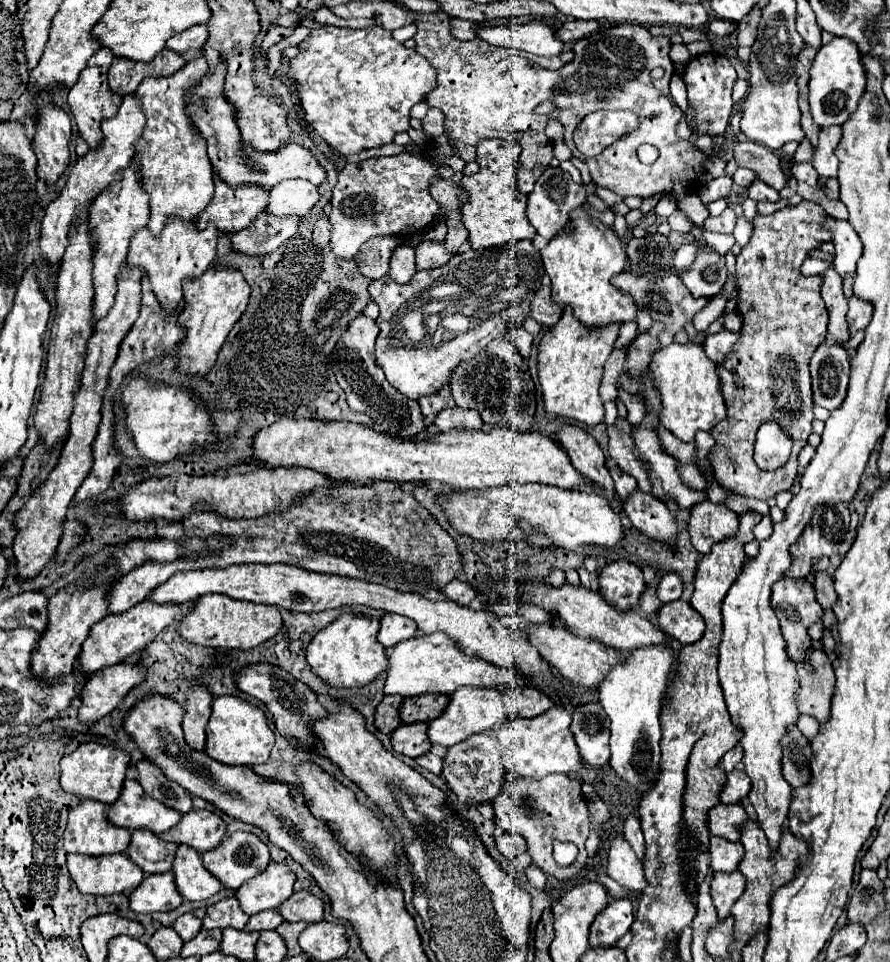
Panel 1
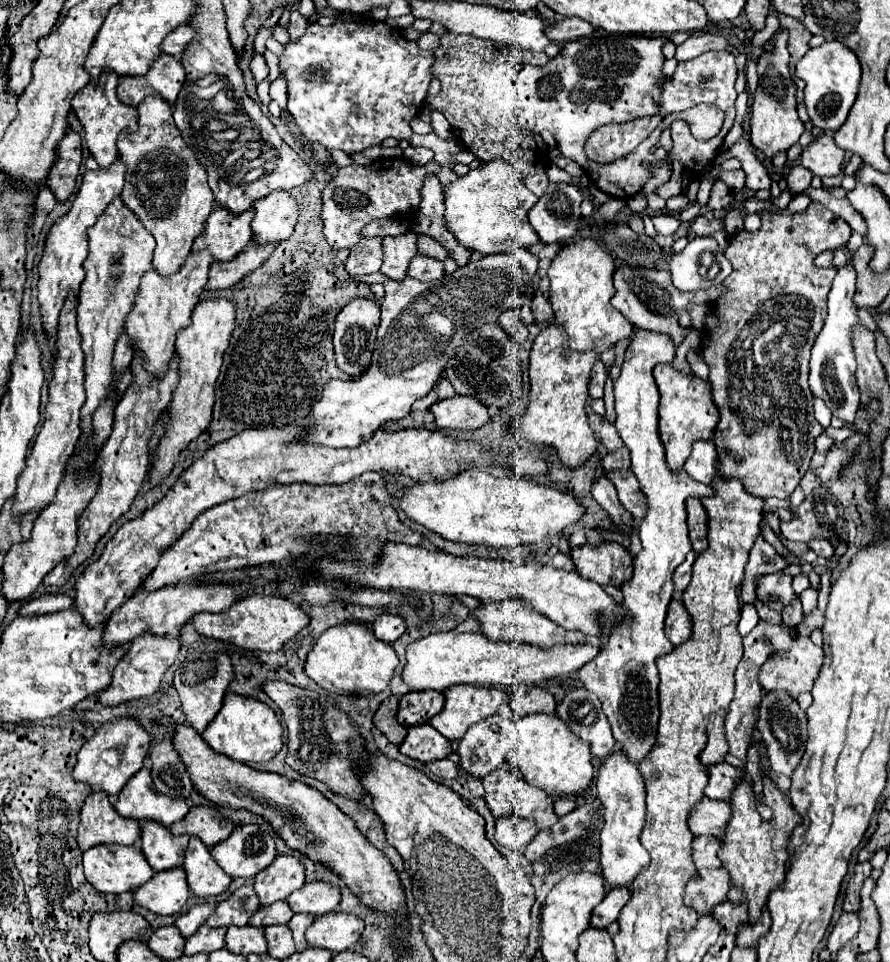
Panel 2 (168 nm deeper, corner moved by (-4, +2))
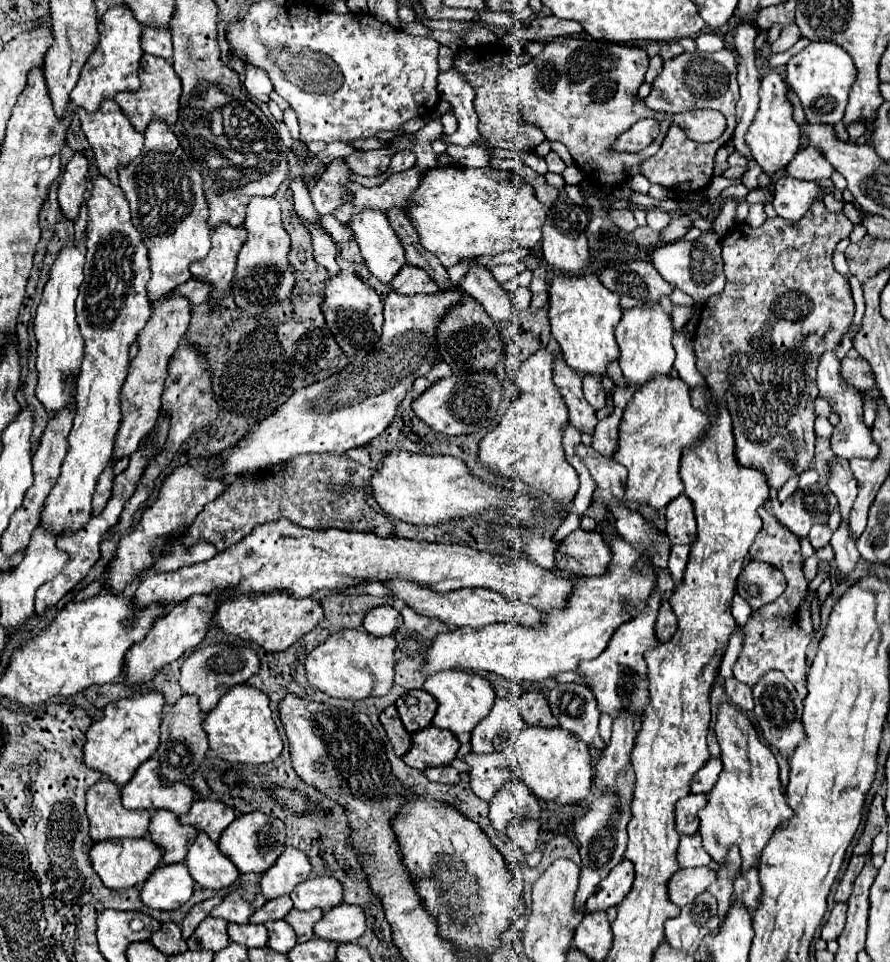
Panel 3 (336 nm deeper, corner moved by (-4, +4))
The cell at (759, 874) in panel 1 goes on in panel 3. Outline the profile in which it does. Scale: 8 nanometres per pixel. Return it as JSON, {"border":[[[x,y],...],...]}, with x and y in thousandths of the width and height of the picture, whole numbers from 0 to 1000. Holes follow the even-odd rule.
{"border":[[[812,730],[806,738],[803,765],[810,778],[812,800],[806,815],[794,823],[794,836],[785,842],[785,869],[797,890],[812,898],[817,881],[828,877],[833,881],[833,902],[842,904],[853,898],[855,884],[864,875],[871,861],[891,848],[884,838],[882,825],[875,813],[875,796],[864,773],[855,771],[842,746],[821,730]]]}

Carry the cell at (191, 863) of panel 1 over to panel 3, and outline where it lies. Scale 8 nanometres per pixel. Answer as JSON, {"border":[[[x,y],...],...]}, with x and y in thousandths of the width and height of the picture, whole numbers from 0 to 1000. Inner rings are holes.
{"border":[[[224,865],[221,873],[212,881],[212,888],[208,892],[208,898],[212,900],[212,909],[221,919],[237,925],[248,925],[260,921],[269,913],[269,904],[260,894],[255,894],[253,888],[248,888],[246,879],[233,871],[233,867]]]}

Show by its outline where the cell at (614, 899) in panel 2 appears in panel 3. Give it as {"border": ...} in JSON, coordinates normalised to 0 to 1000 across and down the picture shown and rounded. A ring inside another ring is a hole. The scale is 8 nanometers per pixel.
{"border":[[[698,894],[684,911],[673,919],[673,925],[664,929],[664,933],[657,940],[657,946],[671,948],[671,946],[682,946],[687,942],[693,942],[709,925],[711,919],[711,900],[707,894]]]}

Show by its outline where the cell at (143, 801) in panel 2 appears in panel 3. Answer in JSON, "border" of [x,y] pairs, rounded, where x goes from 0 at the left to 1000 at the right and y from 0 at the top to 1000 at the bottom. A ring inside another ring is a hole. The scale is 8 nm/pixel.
{"border":[[[170,786],[165,792],[161,792],[161,796],[156,796],[147,813],[143,813],[136,821],[136,825],[138,838],[145,842],[185,840],[201,848],[210,846],[215,836],[219,834],[219,823],[215,821],[215,817],[210,817],[208,813],[192,815],[183,811],[183,807],[179,805],[176,786]]]}

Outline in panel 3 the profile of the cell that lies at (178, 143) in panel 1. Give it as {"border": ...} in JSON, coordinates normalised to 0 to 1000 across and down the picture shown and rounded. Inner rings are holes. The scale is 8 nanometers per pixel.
{"border":[[[170,127],[163,137],[163,152],[161,160],[147,168],[147,173],[134,175],[134,193],[147,216],[147,231],[158,241],[161,254],[167,260],[167,274],[170,274],[170,291],[165,295],[165,310],[170,314],[183,310],[201,295],[215,289],[212,277],[215,272],[226,272],[235,264],[237,256],[237,237],[233,233],[233,208],[228,202],[228,185],[221,177],[217,177],[215,168],[210,166],[201,146],[185,131],[185,127]]]}

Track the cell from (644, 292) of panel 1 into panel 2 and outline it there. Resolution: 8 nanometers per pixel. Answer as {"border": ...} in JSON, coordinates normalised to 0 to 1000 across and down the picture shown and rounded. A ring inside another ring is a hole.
{"border":[[[698,277],[691,281],[691,306],[687,310],[687,316],[689,320],[693,320],[696,324],[700,324],[700,328],[704,328],[704,333],[709,333],[716,341],[722,341],[722,343],[731,343],[731,345],[740,345],[740,347],[752,347],[756,351],[763,351],[763,324],[767,320],[772,320],[774,314],[774,306],[767,306],[763,304],[756,293],[754,293],[754,283],[749,281],[736,281],[736,279],[704,279],[704,277]]]}

